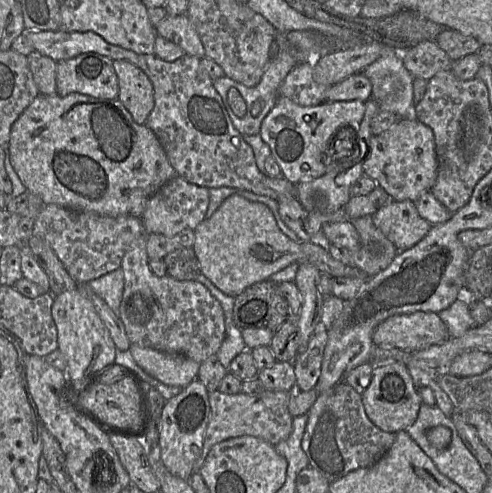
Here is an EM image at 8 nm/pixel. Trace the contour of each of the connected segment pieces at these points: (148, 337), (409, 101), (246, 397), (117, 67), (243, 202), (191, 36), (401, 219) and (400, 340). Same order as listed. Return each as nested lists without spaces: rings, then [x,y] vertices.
[[[145,232],[125,253],[121,267],[124,291],[118,317],[131,344],[180,354],[198,363],[215,355],[224,339],[225,317],[220,302],[196,280],[158,277],[150,269]]]
[[[384,47],[381,56],[360,73],[371,81],[371,98],[378,104],[380,111],[392,112],[400,118],[416,118],[413,101],[414,77],[406,69],[399,51],[391,47]]]
[[[264,389],[258,394],[224,394],[218,390],[208,395],[210,416],[204,435],[200,457],[193,466],[193,473],[203,466],[210,449],[224,440],[245,435],[260,438],[271,445],[289,437],[293,427],[293,417],[289,413],[288,404],[292,392],[271,391]]]
[[[113,60],[113,67],[118,79],[118,100],[137,124],[146,124],[154,107],[154,91],[150,79],[139,67],[128,61]]]
[[[232,195],[225,199],[214,214],[205,218],[194,229],[194,252],[200,265],[200,271],[218,289],[225,294],[235,297],[249,286],[268,280],[274,273],[292,263],[311,264],[320,272],[331,277],[367,277],[365,273],[354,266],[345,265],[334,259],[320,244],[312,242],[295,243],[287,237],[278,227],[272,211],[263,203],[247,200],[239,195]]]
[[[187,14],[167,15],[161,23],[155,26],[155,31],[158,36],[162,36],[181,47],[186,55],[200,60],[205,56],[202,41]]]
[[[394,200],[375,212],[372,219],[398,252],[415,246],[432,227],[431,223],[420,216],[415,202],[410,200]]]
[[[416,311],[391,316],[373,332],[373,342],[381,347],[395,347],[403,351],[423,350],[450,338],[446,324],[438,313]]]

